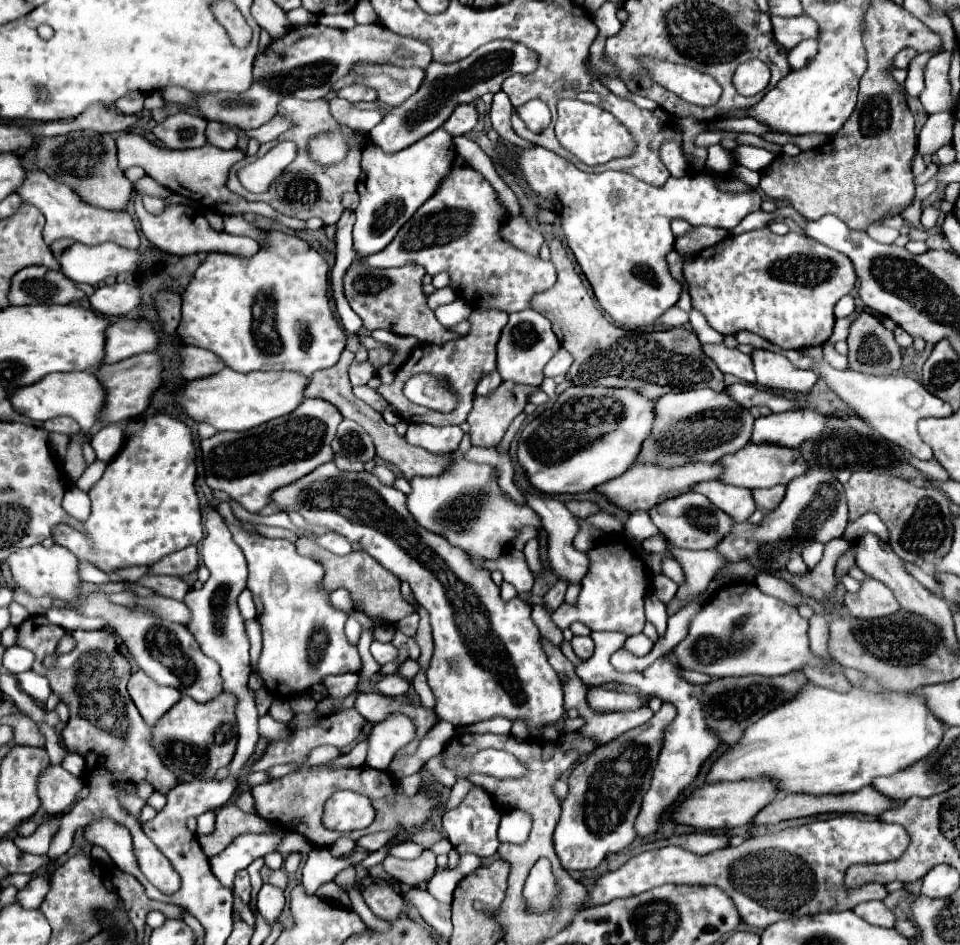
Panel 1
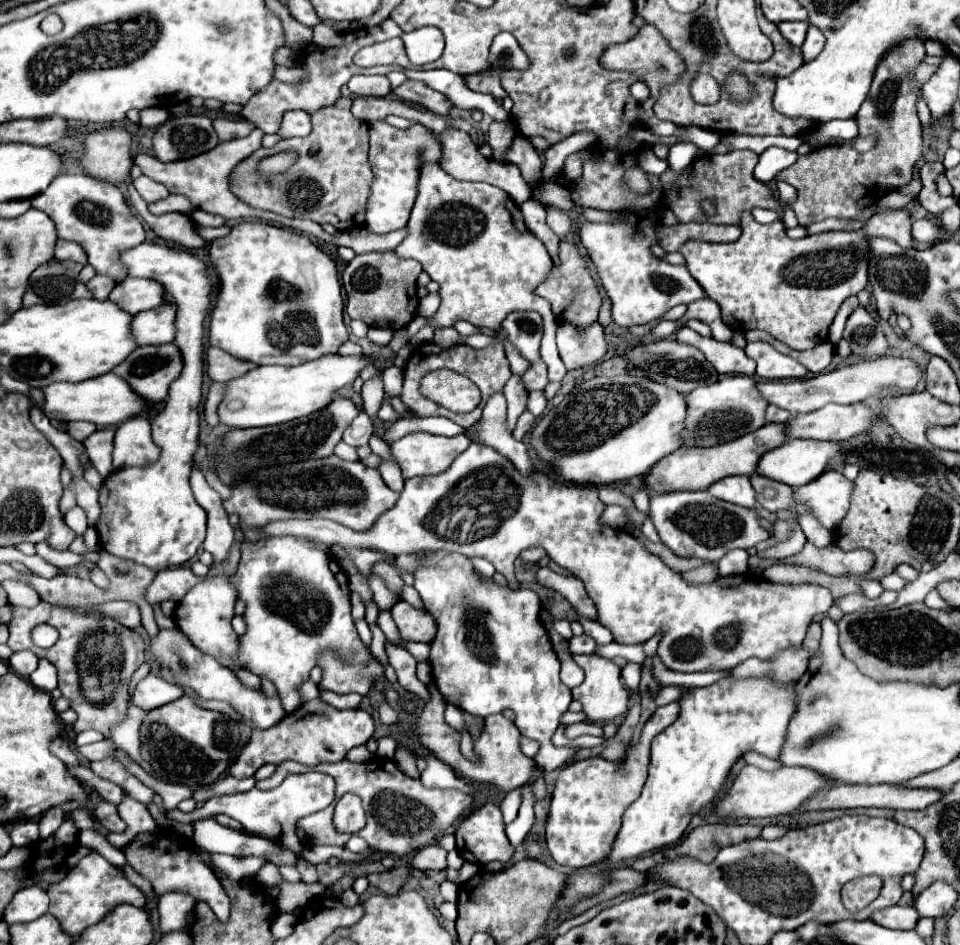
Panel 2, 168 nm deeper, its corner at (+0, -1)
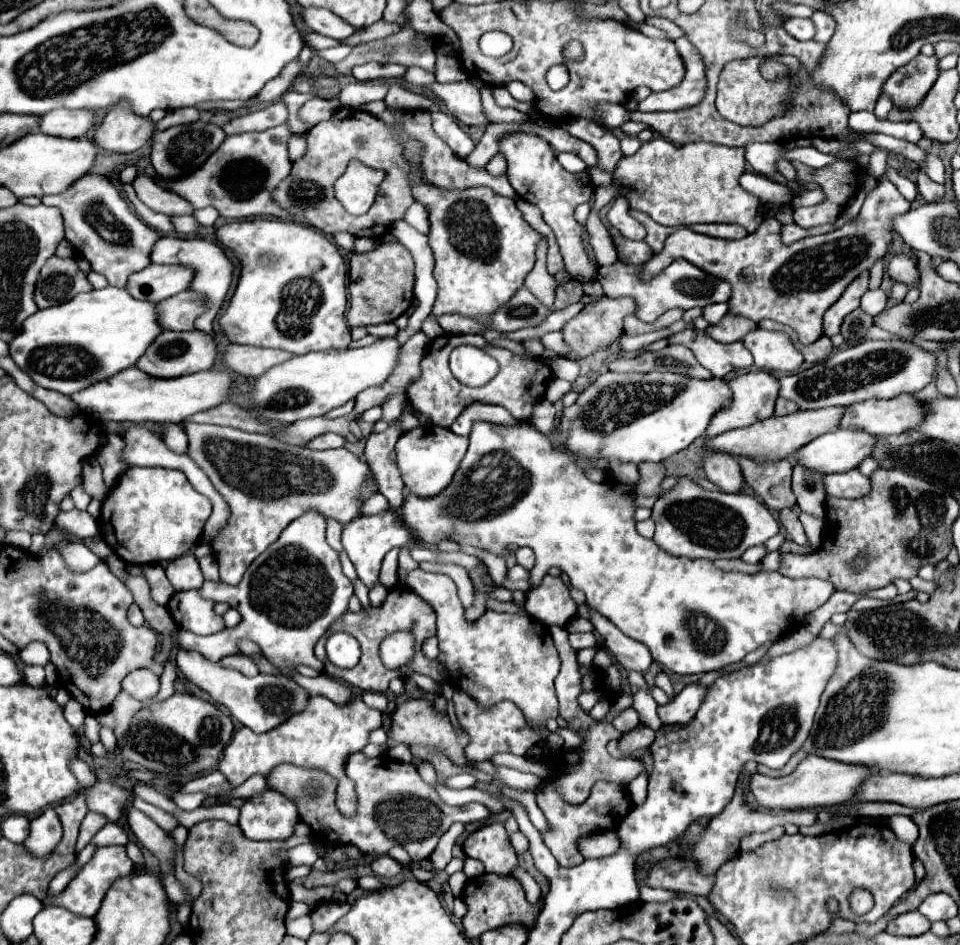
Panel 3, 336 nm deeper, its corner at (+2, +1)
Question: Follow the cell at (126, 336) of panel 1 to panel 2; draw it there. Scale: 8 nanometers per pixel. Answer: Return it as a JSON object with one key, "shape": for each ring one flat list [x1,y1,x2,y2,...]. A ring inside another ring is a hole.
{"shape":[[162,303,156,309,134,315,132,333,138,345,162,345,176,337,176,303]]}

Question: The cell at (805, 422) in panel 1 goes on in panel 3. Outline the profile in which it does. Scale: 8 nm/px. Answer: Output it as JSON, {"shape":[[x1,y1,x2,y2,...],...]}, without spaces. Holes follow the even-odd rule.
{"shape":[[898,395,888,401,868,399,848,405,840,429,860,429,870,435,898,435,920,423,924,407,912,395]]}

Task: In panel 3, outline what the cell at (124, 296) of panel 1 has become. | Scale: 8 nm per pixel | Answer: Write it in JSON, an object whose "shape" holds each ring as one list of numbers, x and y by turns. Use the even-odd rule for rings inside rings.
{"shape":[[148,265,128,277,126,289,132,297,150,303,160,303,180,291,186,291,192,281,192,271,178,265]]}

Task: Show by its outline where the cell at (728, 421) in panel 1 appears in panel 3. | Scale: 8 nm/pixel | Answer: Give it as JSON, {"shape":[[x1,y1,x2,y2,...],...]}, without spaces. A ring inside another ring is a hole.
{"shape":[[748,371,748,373,742,373,742,375,736,375,732,379,728,379,726,383,732,391,730,403,726,407,722,407,718,411,718,415,712,415,706,437,716,437,724,431,738,429,738,427,750,427,754,421,768,419,774,413,774,401,778,397,778,387,780,387,778,379,774,375,764,373,764,371]]}

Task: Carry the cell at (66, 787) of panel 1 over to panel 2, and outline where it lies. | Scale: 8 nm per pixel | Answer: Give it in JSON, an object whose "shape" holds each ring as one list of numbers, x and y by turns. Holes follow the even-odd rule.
{"shape":[[60,807,48,809,48,811,42,815,40,823,38,823,38,827,40,827,40,837,42,837,42,839,48,839,48,837,62,825,62,821,64,821,64,811,62,811]]}

